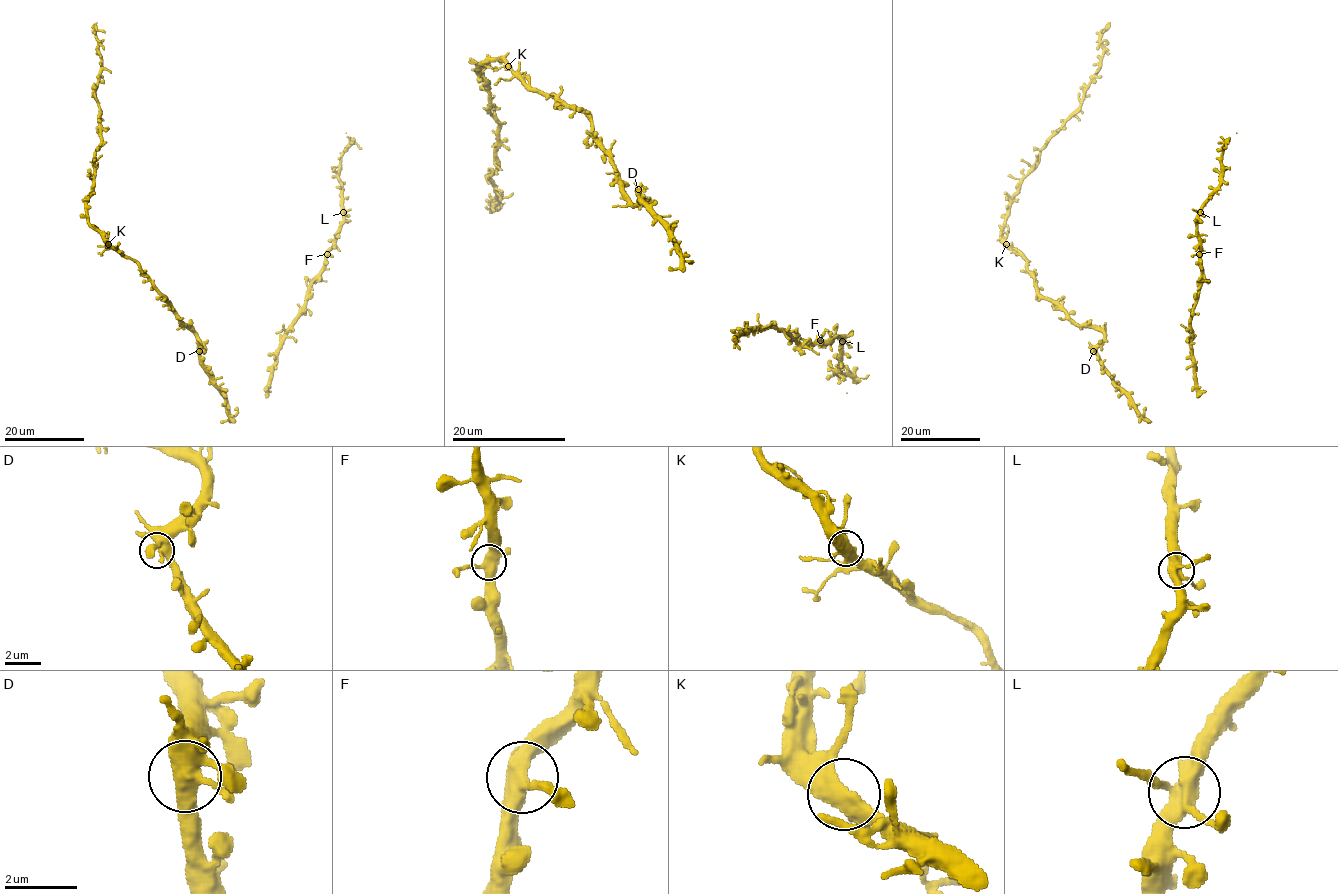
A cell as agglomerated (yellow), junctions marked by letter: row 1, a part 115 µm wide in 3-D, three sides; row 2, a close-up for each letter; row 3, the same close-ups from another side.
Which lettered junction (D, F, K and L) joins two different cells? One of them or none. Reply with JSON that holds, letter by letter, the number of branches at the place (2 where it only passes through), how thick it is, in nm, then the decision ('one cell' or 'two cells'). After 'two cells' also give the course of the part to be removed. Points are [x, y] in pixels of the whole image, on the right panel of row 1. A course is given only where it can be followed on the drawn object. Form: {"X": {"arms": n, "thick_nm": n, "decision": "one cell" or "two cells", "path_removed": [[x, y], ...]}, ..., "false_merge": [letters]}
{"D": {"arms": 5, "thick_nm": 440, "decision": "one cell"}, "F": {"arms": 4, "thick_nm": 440, "decision": "one cell"}, "K": {"arms": 4, "thick_nm": 440, "decision": "one cell"}, "L": {"arms": 4, "thick_nm": 440, "decision": "one cell"}, "false_merge": []}

